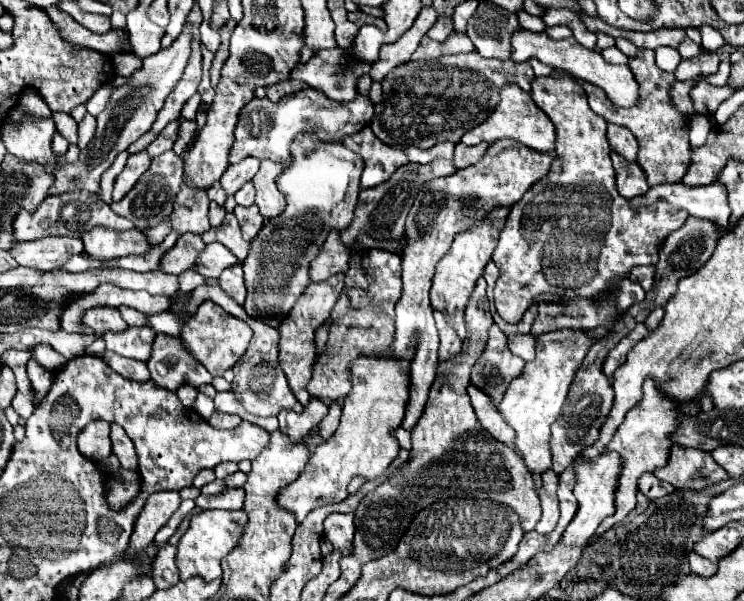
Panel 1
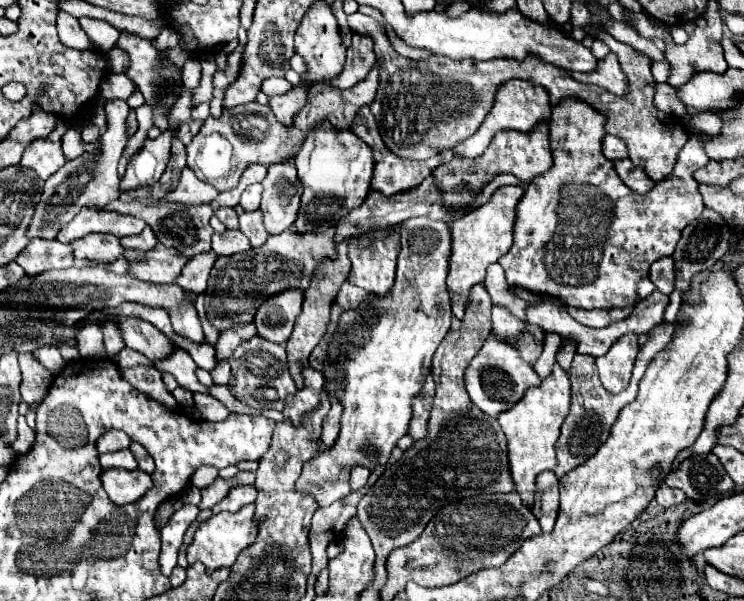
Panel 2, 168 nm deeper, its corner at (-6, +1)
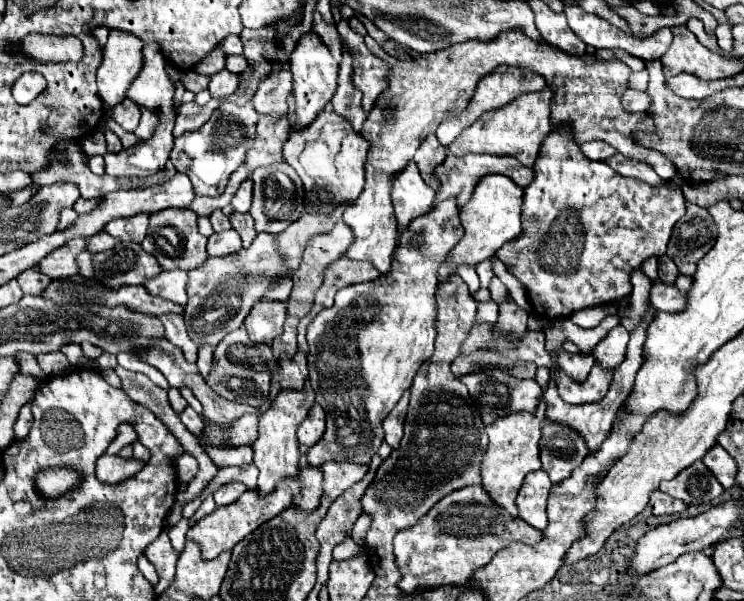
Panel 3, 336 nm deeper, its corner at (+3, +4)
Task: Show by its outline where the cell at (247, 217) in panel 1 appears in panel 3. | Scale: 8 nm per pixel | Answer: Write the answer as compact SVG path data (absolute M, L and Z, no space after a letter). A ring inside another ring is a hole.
M233 212L229 216L229 220L231 220L231 226L239 232L241 240L243 240L243 248L247 248L255 240L255 236L257 236L251 216L249 214L241 214L241 212Z

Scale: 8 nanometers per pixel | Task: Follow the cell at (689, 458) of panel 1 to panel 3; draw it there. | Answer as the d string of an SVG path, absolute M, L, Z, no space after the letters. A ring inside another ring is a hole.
M701 460L687 466L683 472L679 472L679 476L663 482L659 488L665 494L683 500L685 504L711 502L723 494L723 486L719 484L719 480L715 480L715 476L711 476Z

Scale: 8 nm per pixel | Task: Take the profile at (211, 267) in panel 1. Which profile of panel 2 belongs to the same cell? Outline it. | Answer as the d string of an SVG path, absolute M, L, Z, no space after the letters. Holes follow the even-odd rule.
M208 251L204 255L196 255L196 259L190 259L184 265L182 273L176 277L176 285L180 285L184 291L190 291L194 295L204 293L214 261L216 261L214 251Z

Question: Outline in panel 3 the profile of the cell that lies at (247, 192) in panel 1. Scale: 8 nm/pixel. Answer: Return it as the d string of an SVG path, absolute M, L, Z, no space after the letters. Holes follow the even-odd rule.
M247 178L239 186L237 194L233 196L233 202L231 202L233 208L239 210L239 212L249 212L249 208L251 208L251 192L253 192L253 182L251 182L251 178Z

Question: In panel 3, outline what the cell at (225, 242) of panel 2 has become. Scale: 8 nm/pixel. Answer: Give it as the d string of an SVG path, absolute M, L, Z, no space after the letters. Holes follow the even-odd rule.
M231 228L221 234L211 234L207 242L207 254L209 256L227 256L241 250L241 240L239 234Z

